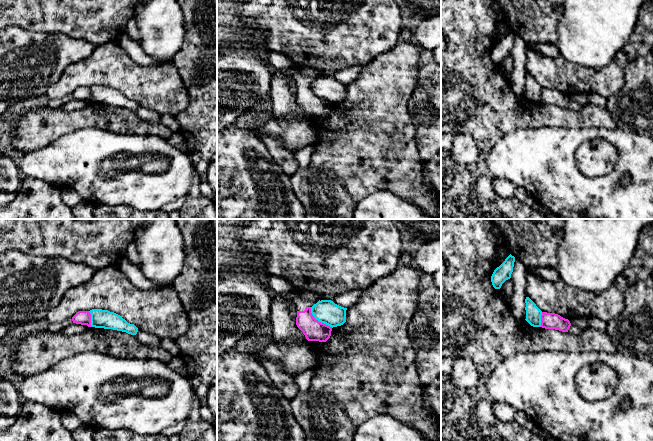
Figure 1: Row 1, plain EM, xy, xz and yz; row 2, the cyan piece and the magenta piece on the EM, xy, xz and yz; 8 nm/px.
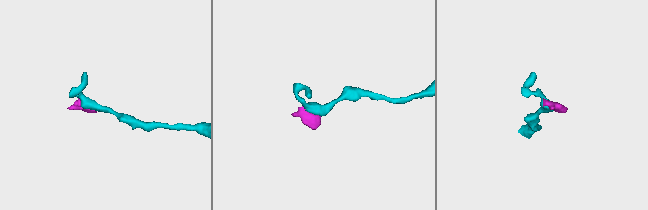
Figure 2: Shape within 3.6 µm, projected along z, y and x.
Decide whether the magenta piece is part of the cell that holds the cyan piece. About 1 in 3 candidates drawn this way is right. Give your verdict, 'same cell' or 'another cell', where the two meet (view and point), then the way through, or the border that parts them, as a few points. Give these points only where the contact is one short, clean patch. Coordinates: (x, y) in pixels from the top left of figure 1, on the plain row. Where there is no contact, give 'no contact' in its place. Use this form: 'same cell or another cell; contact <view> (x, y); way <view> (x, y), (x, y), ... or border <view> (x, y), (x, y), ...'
another cell; contact xz (318, 96); border xz (310, 83), (310, 88), (316, 95), (332, 103)

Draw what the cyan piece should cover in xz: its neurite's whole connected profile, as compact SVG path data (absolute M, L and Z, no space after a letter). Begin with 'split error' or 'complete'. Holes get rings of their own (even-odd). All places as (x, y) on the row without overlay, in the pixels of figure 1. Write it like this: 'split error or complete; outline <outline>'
complete; outline M319 76L311 83L314 94L332 104L346 98L346 86L347 84L337 81L331 76Z

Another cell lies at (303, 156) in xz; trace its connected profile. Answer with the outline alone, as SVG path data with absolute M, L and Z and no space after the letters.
M311 144L303 148L297 149L294 152L294 156L297 161L298 169L307 168L309 166L312 155L315 151L316 151L316 146L314 144Z

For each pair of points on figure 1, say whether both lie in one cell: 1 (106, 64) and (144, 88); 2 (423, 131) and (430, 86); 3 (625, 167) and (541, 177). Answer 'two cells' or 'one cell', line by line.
1: one cell
2: one cell
3: one cell

